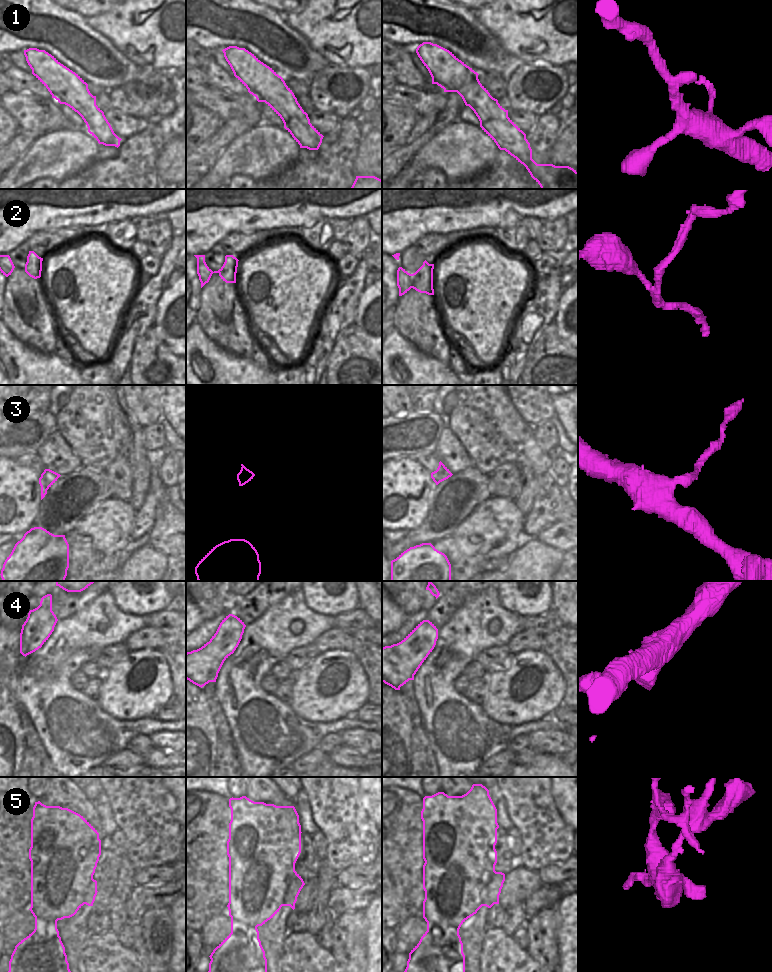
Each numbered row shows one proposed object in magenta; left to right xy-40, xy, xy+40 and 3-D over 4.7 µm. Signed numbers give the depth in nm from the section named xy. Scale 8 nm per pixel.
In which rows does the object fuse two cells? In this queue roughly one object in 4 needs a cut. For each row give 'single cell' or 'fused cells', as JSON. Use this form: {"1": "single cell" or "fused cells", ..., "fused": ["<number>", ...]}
{"1": "single cell", "2": "fused cells", "3": "fused cells", "4": "single cell", "5": "fused cells", "fused": ["2", "3", "5"]}

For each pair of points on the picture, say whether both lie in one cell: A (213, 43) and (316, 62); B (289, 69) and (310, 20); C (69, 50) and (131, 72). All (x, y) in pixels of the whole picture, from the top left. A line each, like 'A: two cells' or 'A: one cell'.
A: one cell
B: two cells
C: one cell

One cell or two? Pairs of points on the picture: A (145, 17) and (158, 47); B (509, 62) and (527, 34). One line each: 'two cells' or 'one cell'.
A: one cell
B: two cells

